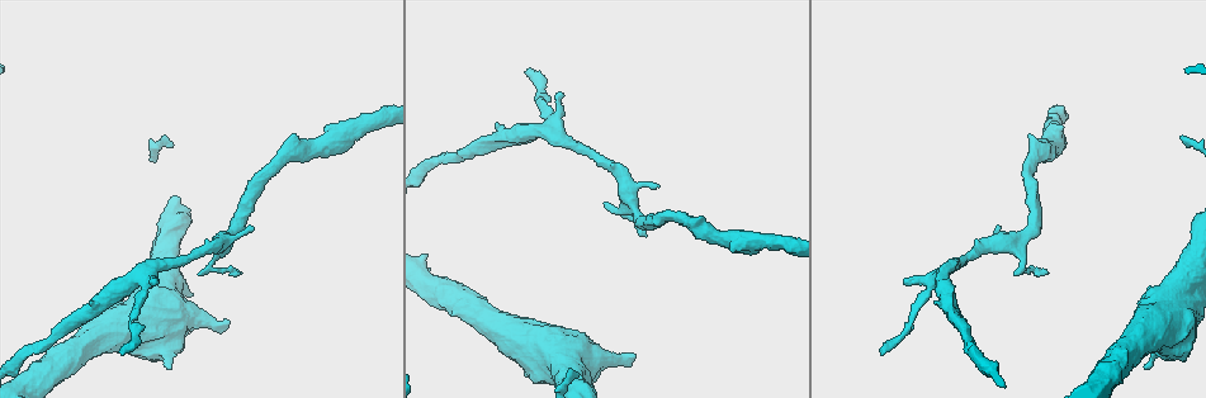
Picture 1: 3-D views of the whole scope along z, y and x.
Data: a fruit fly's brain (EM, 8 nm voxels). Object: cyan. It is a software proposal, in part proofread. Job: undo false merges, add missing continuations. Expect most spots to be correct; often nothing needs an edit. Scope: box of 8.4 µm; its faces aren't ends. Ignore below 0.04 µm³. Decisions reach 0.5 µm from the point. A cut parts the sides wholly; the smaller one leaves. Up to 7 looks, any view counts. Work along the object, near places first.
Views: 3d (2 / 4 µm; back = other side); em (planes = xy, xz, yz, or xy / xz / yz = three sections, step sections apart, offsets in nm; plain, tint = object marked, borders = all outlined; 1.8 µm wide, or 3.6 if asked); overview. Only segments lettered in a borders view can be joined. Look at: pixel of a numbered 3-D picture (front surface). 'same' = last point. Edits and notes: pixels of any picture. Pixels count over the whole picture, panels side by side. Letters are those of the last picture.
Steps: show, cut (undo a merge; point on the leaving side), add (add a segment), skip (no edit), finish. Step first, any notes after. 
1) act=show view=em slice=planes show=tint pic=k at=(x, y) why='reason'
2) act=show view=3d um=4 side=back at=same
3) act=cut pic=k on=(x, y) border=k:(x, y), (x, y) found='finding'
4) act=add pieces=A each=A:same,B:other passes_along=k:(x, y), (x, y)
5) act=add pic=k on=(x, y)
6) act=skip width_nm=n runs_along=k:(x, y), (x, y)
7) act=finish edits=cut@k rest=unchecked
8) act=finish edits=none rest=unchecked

act=show view=3d um=2 pic=1 at=(645, 234) why='an open end'

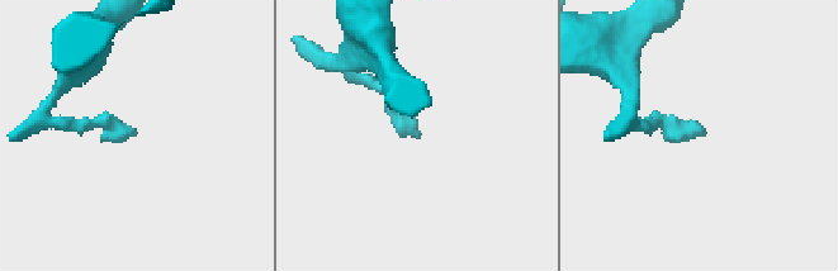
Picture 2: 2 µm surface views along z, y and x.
act=show view=em slice=planes show=borders pic=2 at=(416, 138) why='shape alone is not enough'

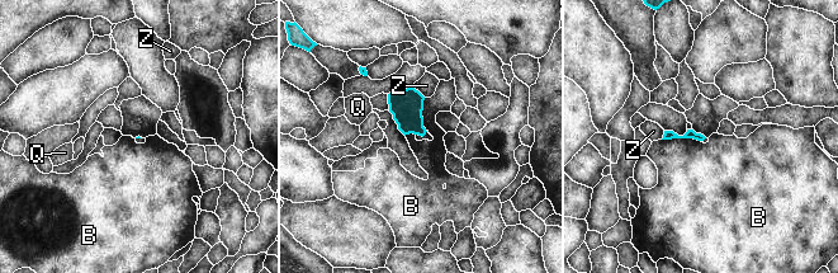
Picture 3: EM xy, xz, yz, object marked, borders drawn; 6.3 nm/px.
act=skip each=B:other,Q:other,Z:other border=3:(662, 139), (696, 139), (700, 141) found='no lettered segment goes on from it'

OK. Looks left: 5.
act=show view=em um=3.6 slice=xy step=16 show=borders pic=1 at=(633, 355) why='branch stops here'

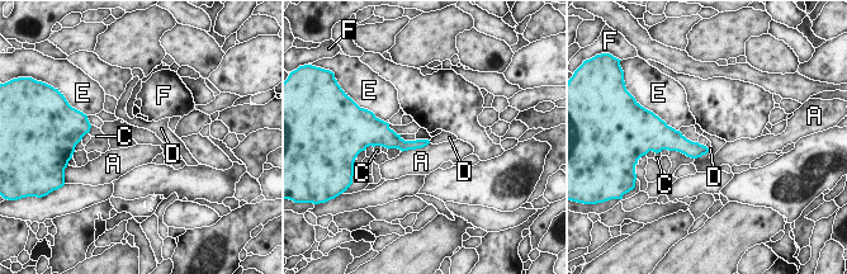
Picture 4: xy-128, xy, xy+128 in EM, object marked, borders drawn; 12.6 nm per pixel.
act=skip each=A:other,C:other,D:other,E:other,F:other border=4:(429, 142), (421, 147), (401, 151) found='no lettered segment goes on from it'

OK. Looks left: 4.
act=show view=em um=3.6 slice=planes show=borders pic=1 at=(905, 284) why='free end'

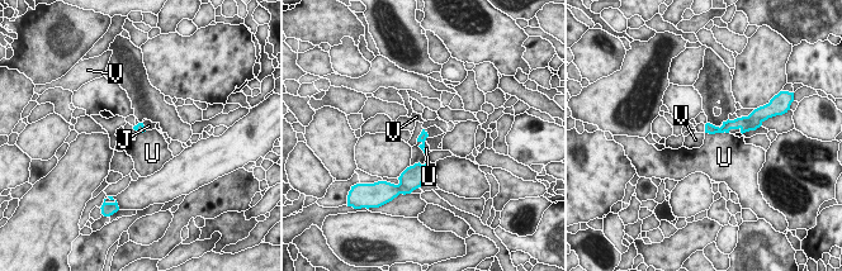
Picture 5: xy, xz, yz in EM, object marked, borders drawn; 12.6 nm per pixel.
act=add pieces=J longest_contact=U:300nm each=J:same,U:other,V:other passes_along=5:(140, 127), (143, 127), (148, 126) found='it goes on there'

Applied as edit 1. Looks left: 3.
act=finish edits=add@5 rest=unchecked

